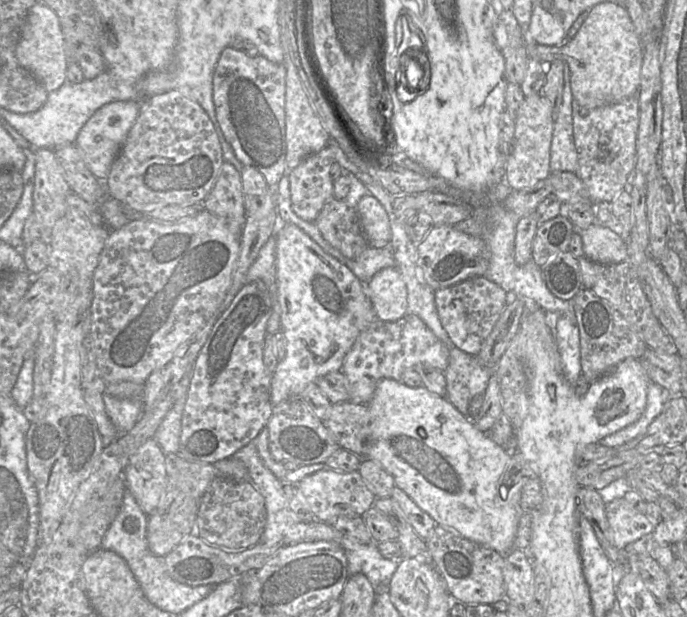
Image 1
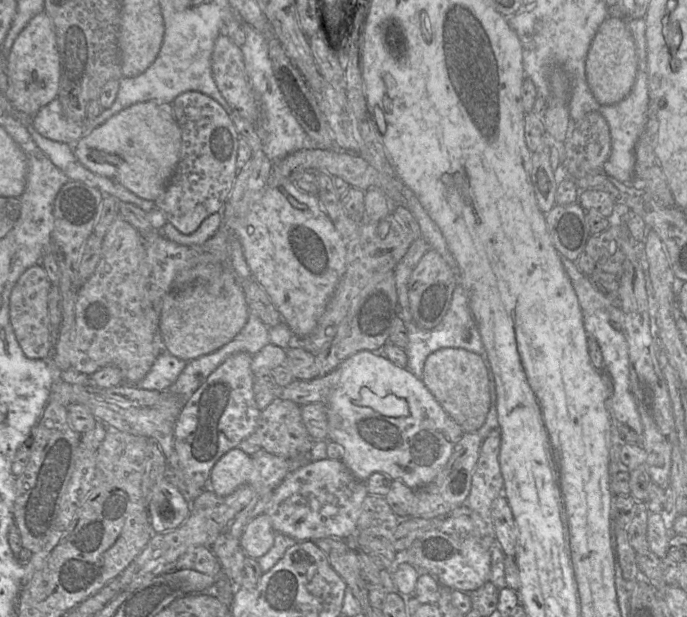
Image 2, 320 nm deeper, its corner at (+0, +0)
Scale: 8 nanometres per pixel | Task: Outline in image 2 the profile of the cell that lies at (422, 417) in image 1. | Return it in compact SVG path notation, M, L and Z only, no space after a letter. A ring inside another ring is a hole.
M360 351L337 368L338 380L325 404L328 439L342 449L342 461L365 481L374 472L387 474L412 489L433 481L465 433L433 394L409 369L393 364L381 352Z

